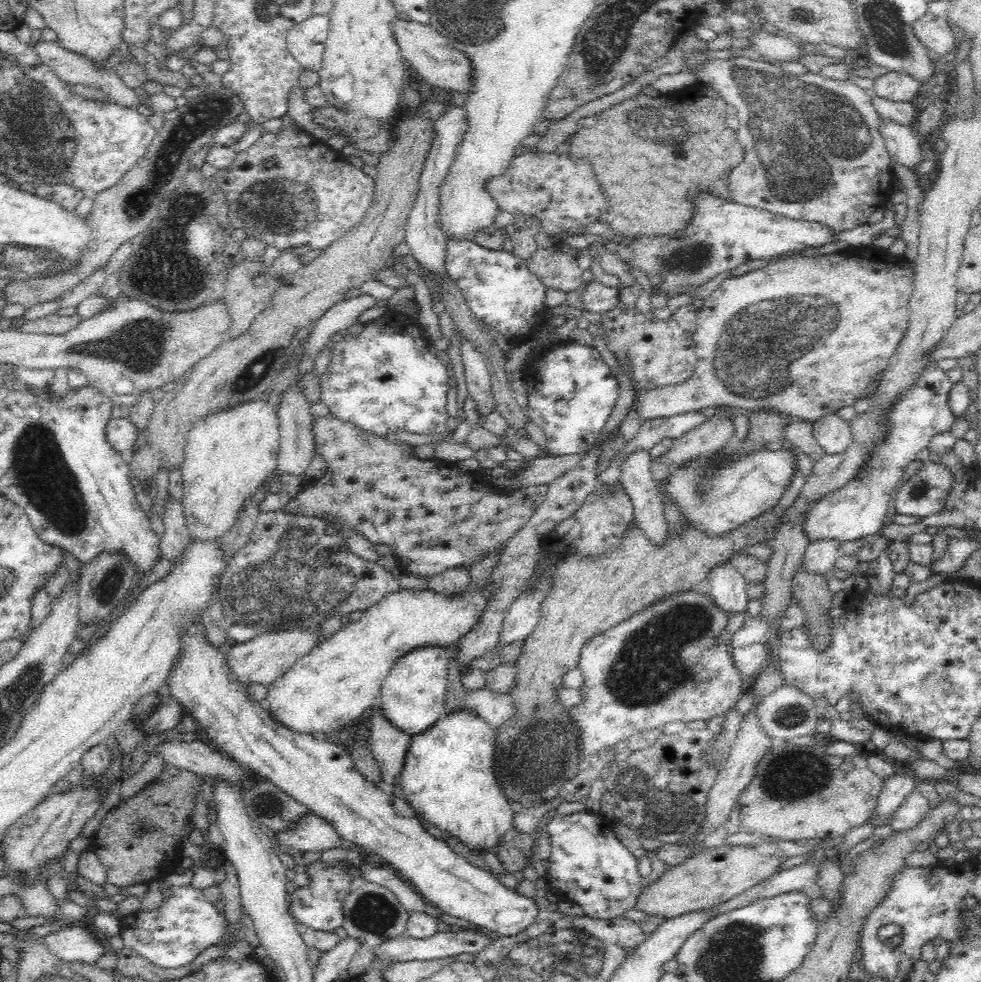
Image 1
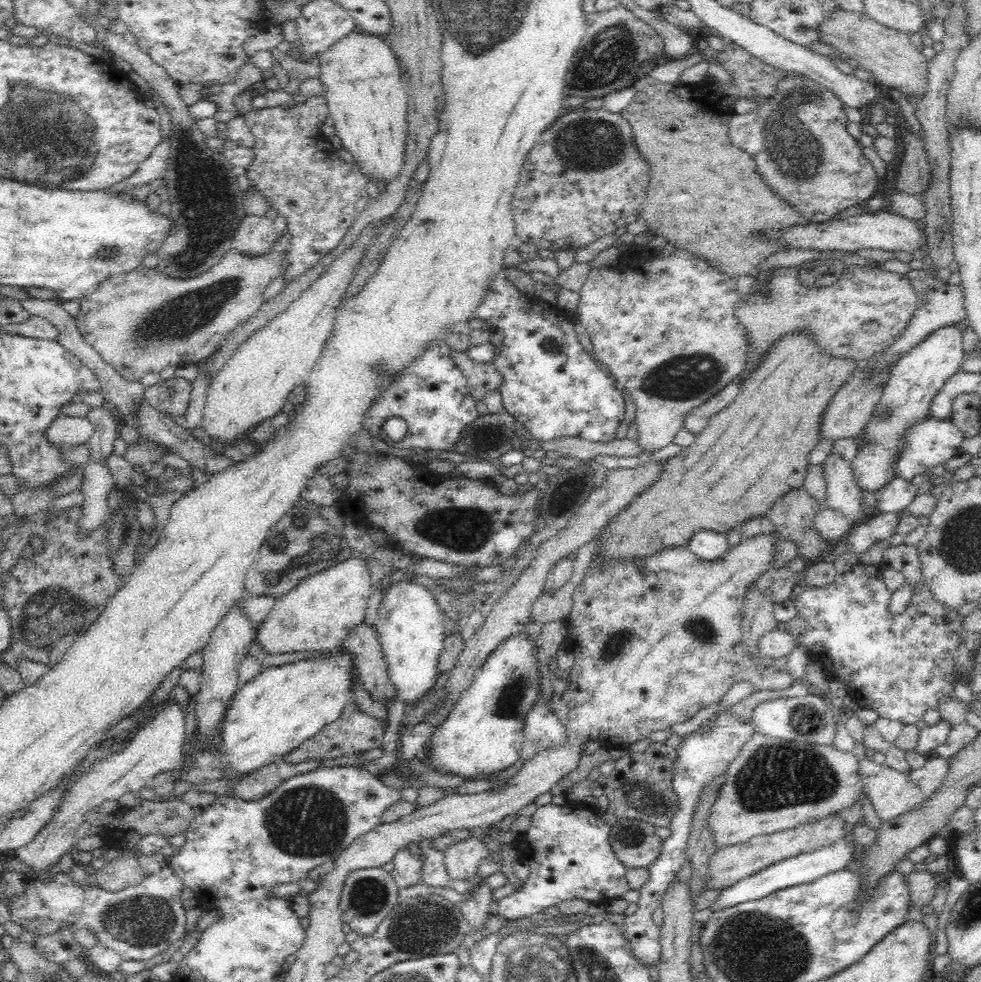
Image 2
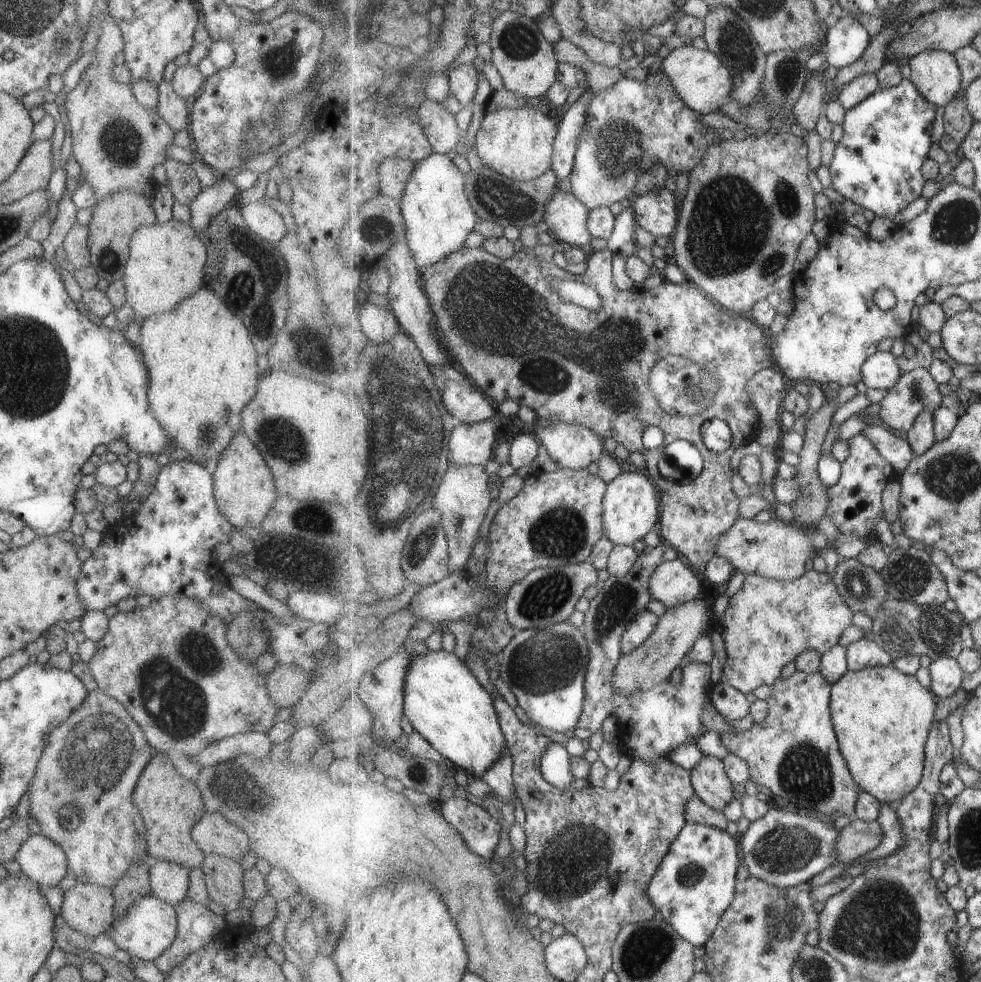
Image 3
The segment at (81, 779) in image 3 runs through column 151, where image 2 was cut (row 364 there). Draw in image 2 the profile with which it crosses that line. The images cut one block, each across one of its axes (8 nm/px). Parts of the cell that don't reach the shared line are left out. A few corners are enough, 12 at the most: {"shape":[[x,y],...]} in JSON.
{"shape":[[797,265],[756,278],[736,317],[748,366],[810,328],[824,353],[880,352],[918,304],[907,276],[848,266],[806,288]]}

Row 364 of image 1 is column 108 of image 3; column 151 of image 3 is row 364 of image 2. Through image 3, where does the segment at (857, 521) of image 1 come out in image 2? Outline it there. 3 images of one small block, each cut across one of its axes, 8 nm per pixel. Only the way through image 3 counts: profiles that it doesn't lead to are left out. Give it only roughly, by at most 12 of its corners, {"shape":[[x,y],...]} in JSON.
{"shape":[[958,323],[889,370],[851,466],[860,490],[895,476],[903,432],[960,370]]}

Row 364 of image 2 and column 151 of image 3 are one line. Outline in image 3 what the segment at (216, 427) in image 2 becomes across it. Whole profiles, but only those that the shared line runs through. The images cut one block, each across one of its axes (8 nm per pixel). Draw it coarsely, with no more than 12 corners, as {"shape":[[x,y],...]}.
{"shape":[[172,218],[138,226],[121,279],[144,319],[202,286],[206,248]]}

